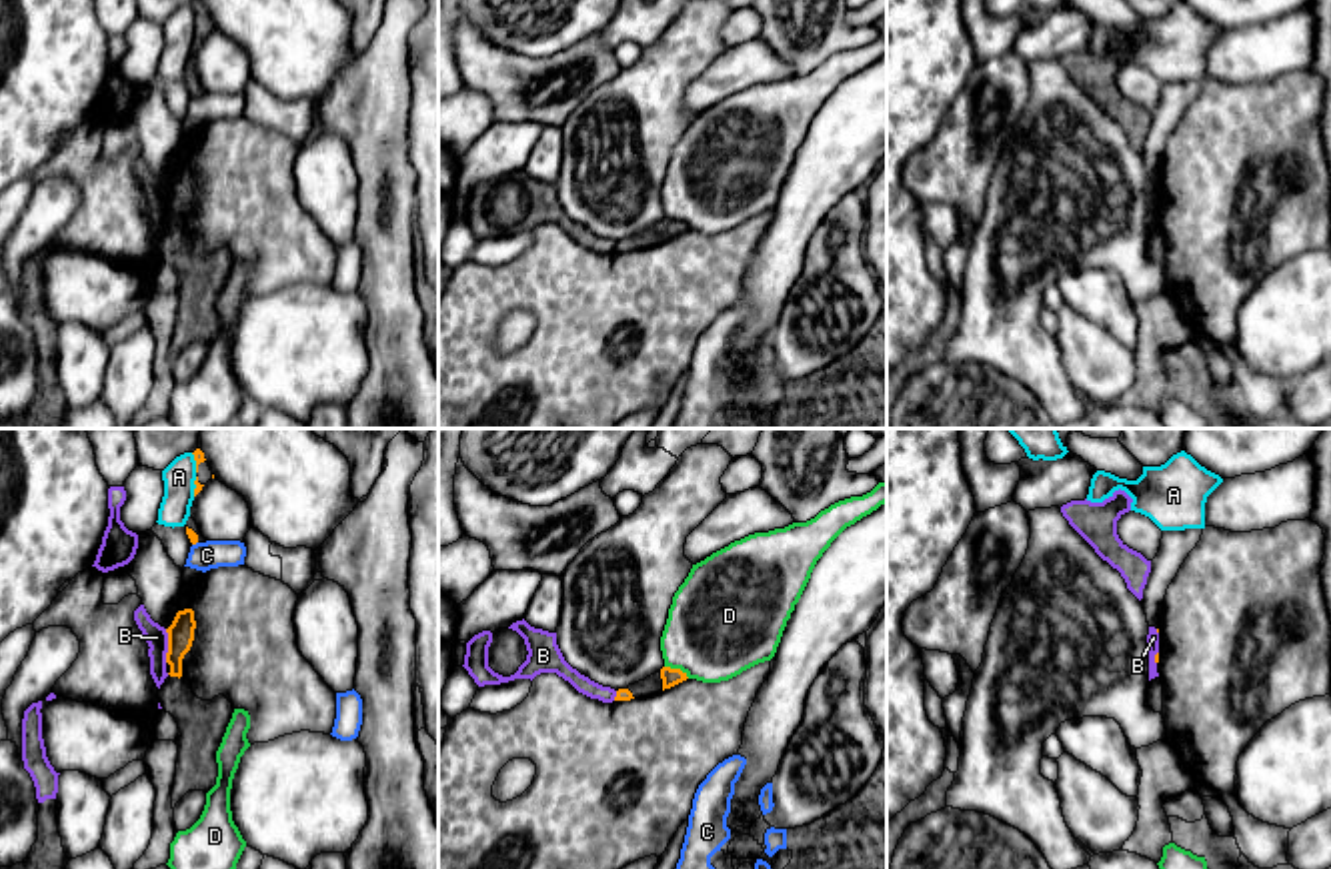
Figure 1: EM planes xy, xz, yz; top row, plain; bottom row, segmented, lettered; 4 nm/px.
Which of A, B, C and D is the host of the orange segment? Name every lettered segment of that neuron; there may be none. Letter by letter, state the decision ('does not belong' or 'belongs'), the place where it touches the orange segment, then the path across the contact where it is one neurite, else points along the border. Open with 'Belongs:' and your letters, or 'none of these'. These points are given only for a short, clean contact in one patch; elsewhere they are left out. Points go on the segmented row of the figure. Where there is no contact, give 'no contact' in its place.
Belongs: none of these
A: does not belong | xy (197, 463) | along xy (191, 453), (197, 471)
B: does not belong | xy (169, 645) | along xy (165, 629), (167, 661)
C: does not belong | xy (195, 543) | along xy (197, 541), (193, 545)
D: does not belong | xz (677, 669)

